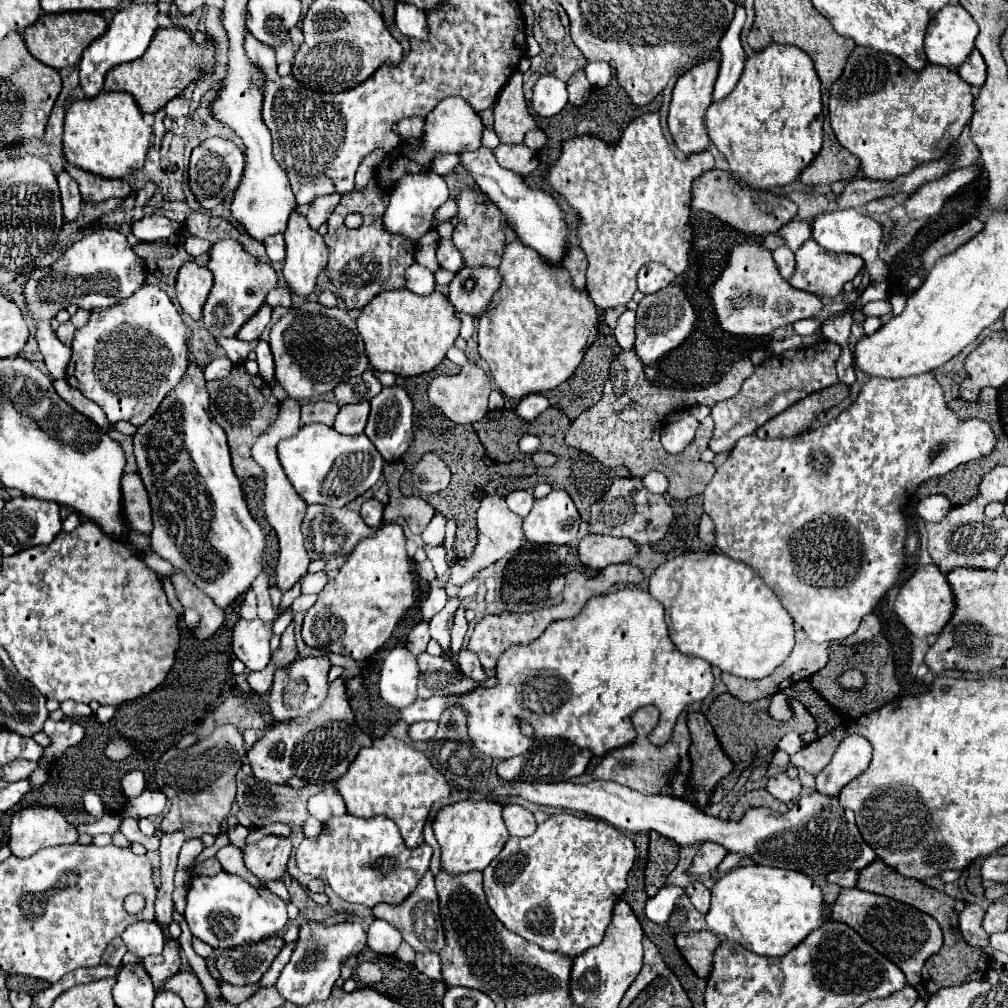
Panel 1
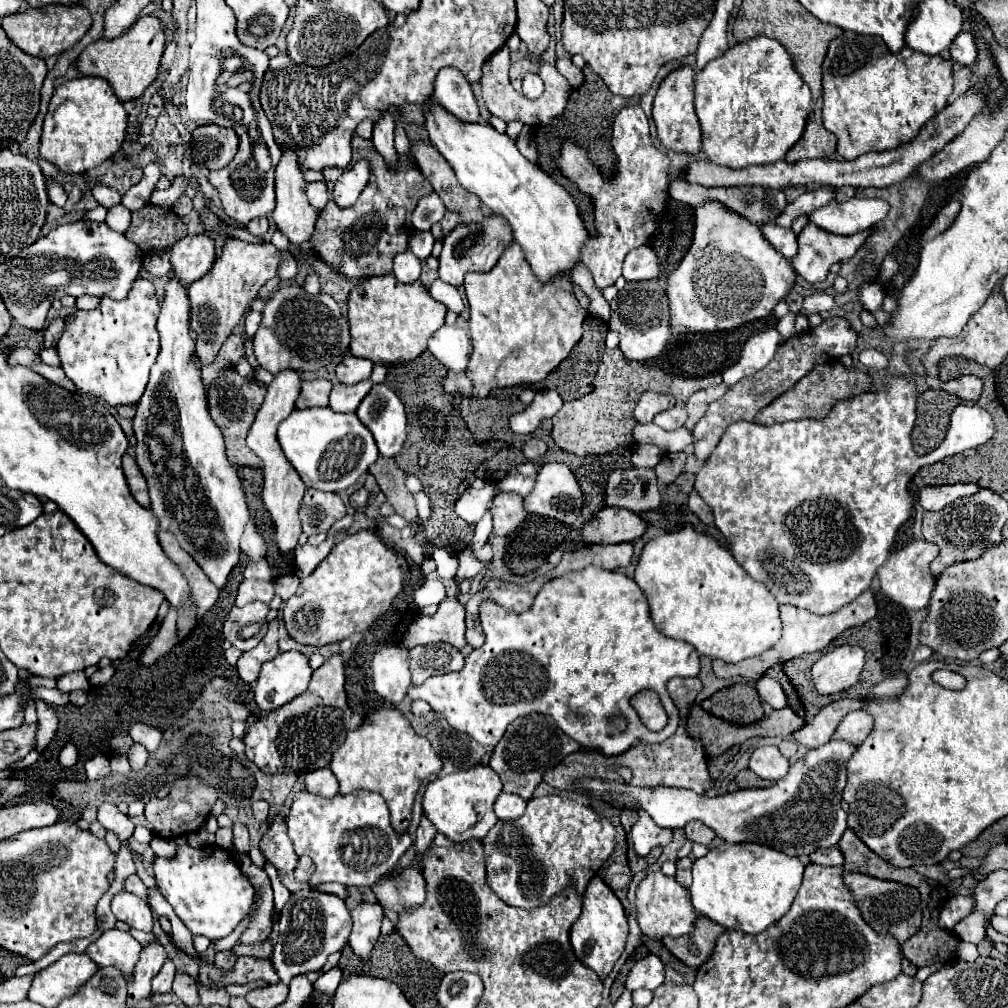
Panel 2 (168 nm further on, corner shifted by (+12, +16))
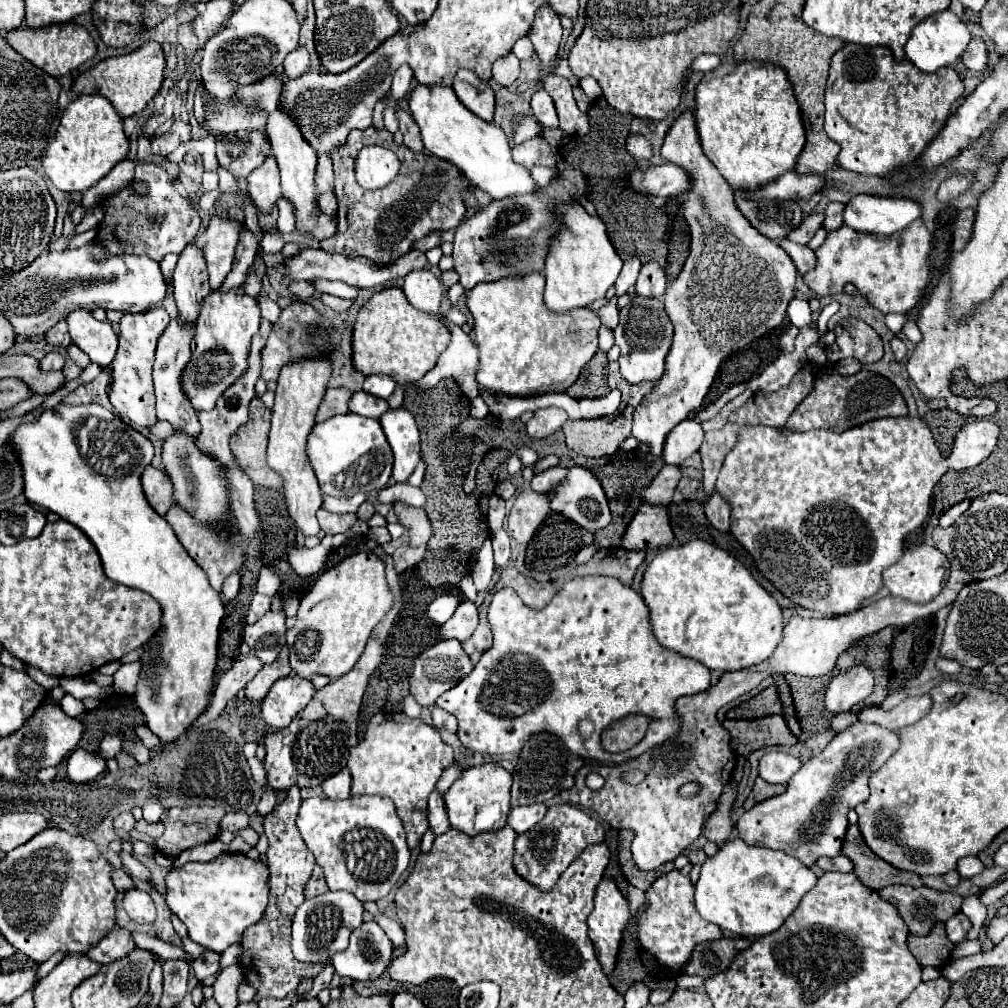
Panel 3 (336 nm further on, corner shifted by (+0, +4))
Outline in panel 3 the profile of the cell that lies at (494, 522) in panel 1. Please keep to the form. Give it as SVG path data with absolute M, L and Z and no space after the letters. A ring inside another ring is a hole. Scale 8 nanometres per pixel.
M530 488L522 490L508 516L508 530L512 538L526 544L534 536L536 528L542 524L548 512L550 512L550 504L546 494L532 492Z

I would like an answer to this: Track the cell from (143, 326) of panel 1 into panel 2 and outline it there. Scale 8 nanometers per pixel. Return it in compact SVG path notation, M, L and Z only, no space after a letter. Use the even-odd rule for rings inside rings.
M138 278L124 300L100 298L98 308L88 310L88 312L76 310L72 316L66 318L66 330L64 330L58 346L56 346L56 352L60 356L64 372L70 376L70 380L82 392L96 396L110 406L136 404L140 400L140 396L144 394L144 388L148 384L150 368L156 362L156 356L160 354L160 336L156 332L158 310L160 310L160 306L156 300L156 288L146 278Z

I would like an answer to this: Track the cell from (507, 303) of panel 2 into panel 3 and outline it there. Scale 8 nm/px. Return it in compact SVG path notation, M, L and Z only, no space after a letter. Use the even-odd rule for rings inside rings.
M542 274L476 284L466 292L466 306L474 318L474 336L480 350L476 372L480 388L506 396L564 392L598 352L598 314L586 308L554 314L546 308L542 292Z

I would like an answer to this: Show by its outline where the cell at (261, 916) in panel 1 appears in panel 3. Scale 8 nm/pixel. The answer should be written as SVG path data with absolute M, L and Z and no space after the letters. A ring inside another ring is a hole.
M234 852L220 854L210 862L188 862L182 868L172 868L166 886L166 904L188 926L188 936L214 952L240 944L242 932L264 916L268 904L266 864Z

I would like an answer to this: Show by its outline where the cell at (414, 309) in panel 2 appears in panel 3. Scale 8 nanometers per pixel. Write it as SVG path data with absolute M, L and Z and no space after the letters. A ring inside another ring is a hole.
M386 288L376 292L358 312L352 332L352 364L364 376L386 374L404 386L420 380L434 368L448 344L450 330L440 320L412 308L400 288Z

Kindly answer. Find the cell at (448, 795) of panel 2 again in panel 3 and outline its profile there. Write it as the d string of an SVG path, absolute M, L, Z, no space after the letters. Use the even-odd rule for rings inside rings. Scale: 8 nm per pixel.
M494 762L464 770L462 776L444 794L450 826L468 836L476 836L480 832L494 832L502 828L510 812L510 786L512 786L510 772L506 772L502 766Z

